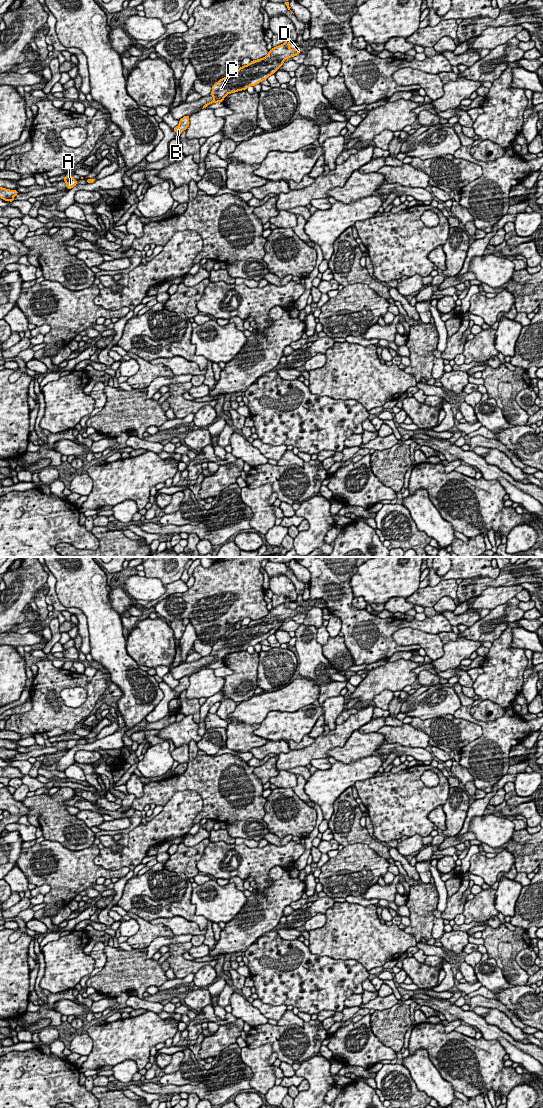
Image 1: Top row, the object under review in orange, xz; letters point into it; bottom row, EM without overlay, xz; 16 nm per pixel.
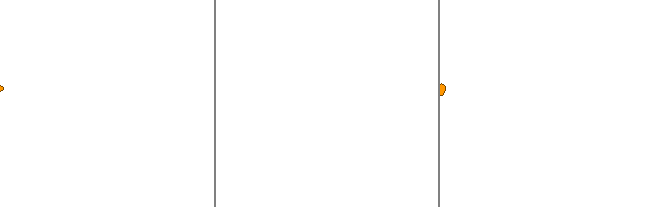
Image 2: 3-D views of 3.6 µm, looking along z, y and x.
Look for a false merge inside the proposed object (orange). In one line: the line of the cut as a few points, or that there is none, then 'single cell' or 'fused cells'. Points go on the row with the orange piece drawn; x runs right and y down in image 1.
no cut; single cell

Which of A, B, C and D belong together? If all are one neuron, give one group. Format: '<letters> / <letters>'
A B C D

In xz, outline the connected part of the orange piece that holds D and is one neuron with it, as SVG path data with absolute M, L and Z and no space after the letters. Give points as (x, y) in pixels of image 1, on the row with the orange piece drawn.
M285 37L285 43L269 50L267 56L258 60L251 60L248 65L241 66L240 69L235 69L225 78L220 79L212 85L210 94L214 99L205 104L203 108L213 103L223 102L226 95L247 90L249 86L255 86L270 75L275 74L285 59L297 56L302 51L300 48L291 50L289 48L291 42L289 38Z

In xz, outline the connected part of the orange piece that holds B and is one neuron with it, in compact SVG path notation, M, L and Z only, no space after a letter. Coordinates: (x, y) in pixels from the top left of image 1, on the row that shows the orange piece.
M187 115L181 118L179 120L180 124L177 127L173 128L173 131L175 131L178 135L180 135L184 130L186 130L190 124L189 117L190 116Z

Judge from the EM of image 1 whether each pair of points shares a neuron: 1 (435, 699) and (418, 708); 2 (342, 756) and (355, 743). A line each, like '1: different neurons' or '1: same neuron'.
1: same neuron
2: same neuron

